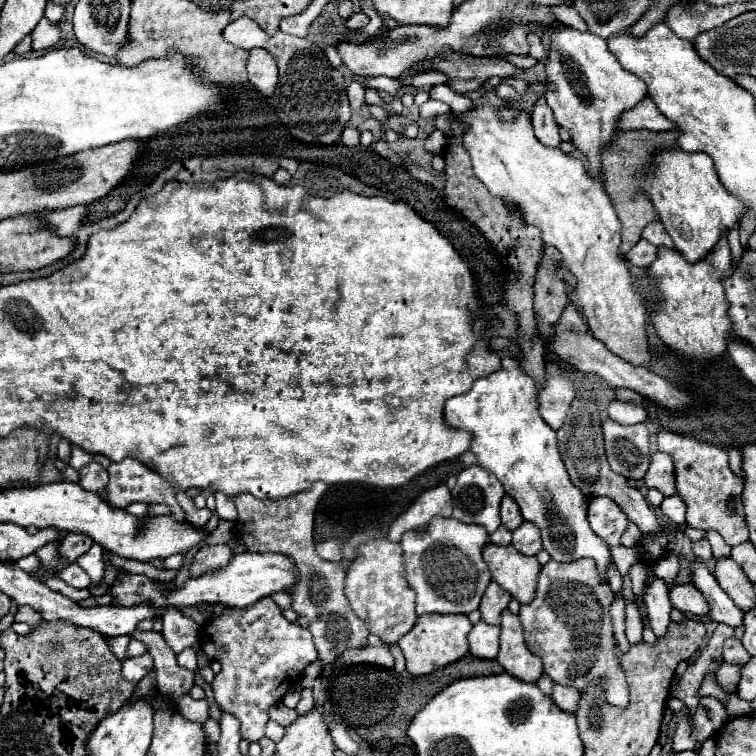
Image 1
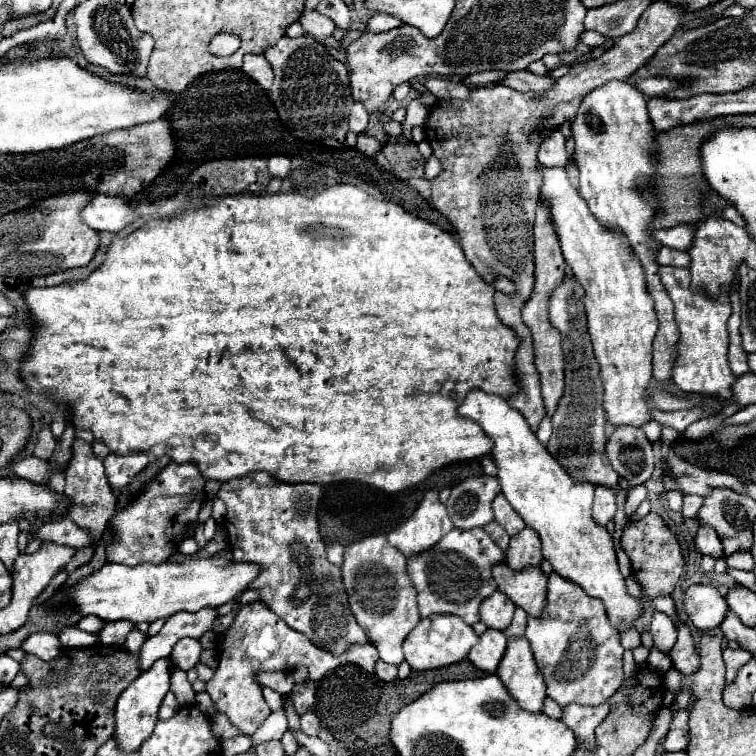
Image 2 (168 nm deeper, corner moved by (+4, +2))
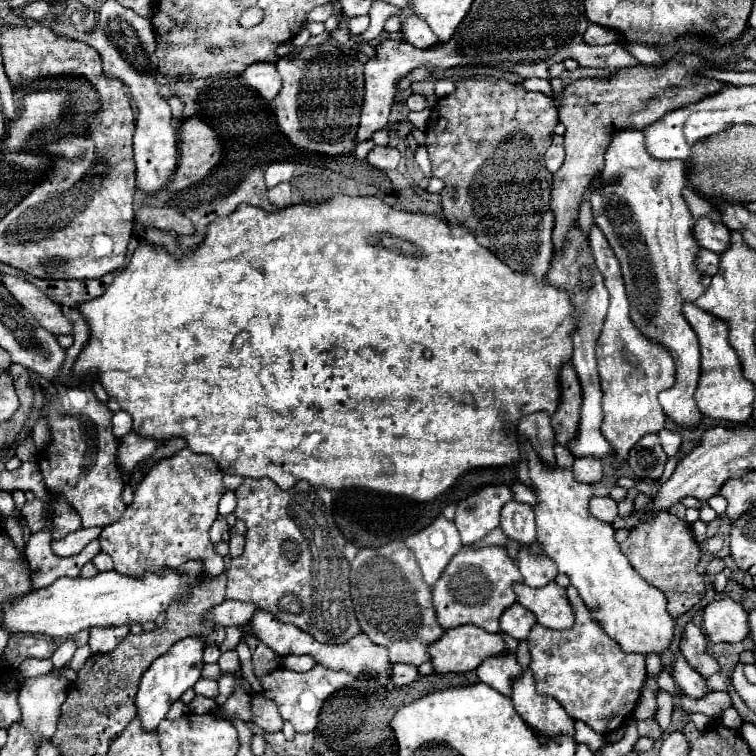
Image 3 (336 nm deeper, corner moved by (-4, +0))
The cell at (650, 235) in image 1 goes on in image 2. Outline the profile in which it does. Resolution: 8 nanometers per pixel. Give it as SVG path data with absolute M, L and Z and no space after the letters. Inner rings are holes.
M676 225L676 227L670 227L670 229L654 231L654 237L666 247L686 251L694 243L694 227L692 225Z

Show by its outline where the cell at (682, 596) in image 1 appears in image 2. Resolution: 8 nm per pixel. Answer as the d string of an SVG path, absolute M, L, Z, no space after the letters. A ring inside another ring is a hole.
M692 585L684 595L684 609L700 631L720 627L728 613L726 599L712 585Z

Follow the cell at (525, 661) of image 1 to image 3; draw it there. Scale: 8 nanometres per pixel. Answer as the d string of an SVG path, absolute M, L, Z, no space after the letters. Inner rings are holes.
M530 669L514 679L510 699L522 719L538 733L550 737L560 733L574 735L574 721L566 715L566 711L562 711L556 699L550 699L550 695L540 695L536 691L536 681Z

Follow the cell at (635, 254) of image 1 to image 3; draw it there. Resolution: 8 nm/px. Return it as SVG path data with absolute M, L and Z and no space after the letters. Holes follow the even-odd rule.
M700 249L698 257L696 257L696 267L702 275L714 275L714 271L718 271L718 255L714 251L706 251Z

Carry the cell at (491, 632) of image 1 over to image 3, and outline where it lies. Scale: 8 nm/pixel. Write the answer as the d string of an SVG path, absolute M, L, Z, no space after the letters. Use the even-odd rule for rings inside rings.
M504 651L500 655L486 657L478 665L476 671L478 671L480 681L488 683L490 687L494 687L496 691L500 691L502 695L510 695L510 691L512 691L512 679L520 675L522 667L516 661L516 655L514 653Z

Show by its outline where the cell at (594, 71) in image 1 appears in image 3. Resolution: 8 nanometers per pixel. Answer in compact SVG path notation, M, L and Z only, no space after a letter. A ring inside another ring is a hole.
M620 129L612 135L600 173L602 187L592 191L590 203L594 223L602 229L622 265L632 321L646 337L668 347L674 357L676 381L658 395L658 401L674 423L698 425L702 413L692 395L700 375L700 349L696 333L682 313L682 303L694 301L702 295L704 287L700 285L702 275L694 267L694 257L700 251L692 237L694 221L682 197L682 189L686 187L686 163L680 159L660 161L650 157L644 141L641 130Z

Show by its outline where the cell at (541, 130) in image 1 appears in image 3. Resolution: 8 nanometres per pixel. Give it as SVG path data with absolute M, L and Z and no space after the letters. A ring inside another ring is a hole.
M550 145L544 153L544 161L550 173L556 173L564 161L564 147L562 145Z

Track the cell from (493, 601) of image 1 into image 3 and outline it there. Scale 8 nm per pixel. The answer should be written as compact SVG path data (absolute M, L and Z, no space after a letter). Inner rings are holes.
M520 603L510 605L500 617L500 629L512 635L514 639L526 639L534 623L536 623L534 615L528 609L524 609Z

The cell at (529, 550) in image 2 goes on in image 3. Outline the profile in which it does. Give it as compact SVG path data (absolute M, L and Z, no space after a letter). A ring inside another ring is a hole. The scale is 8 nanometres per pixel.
M520 549L518 553L518 567L524 577L524 583L530 587L542 587L558 575L556 563L544 553L534 553L530 549Z

